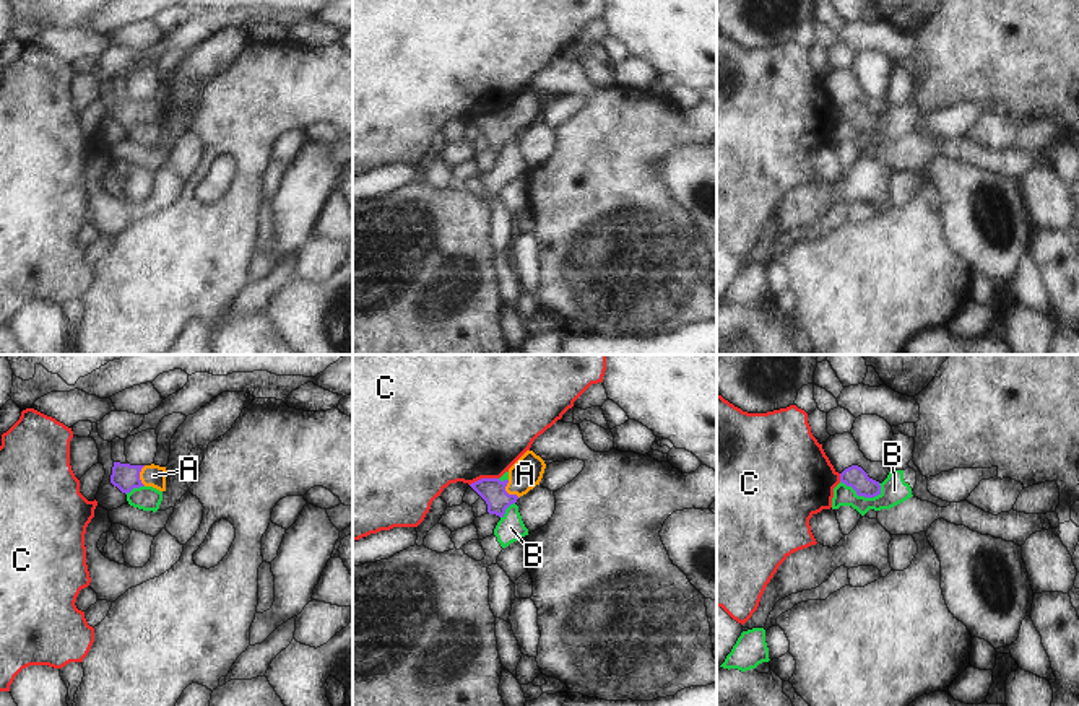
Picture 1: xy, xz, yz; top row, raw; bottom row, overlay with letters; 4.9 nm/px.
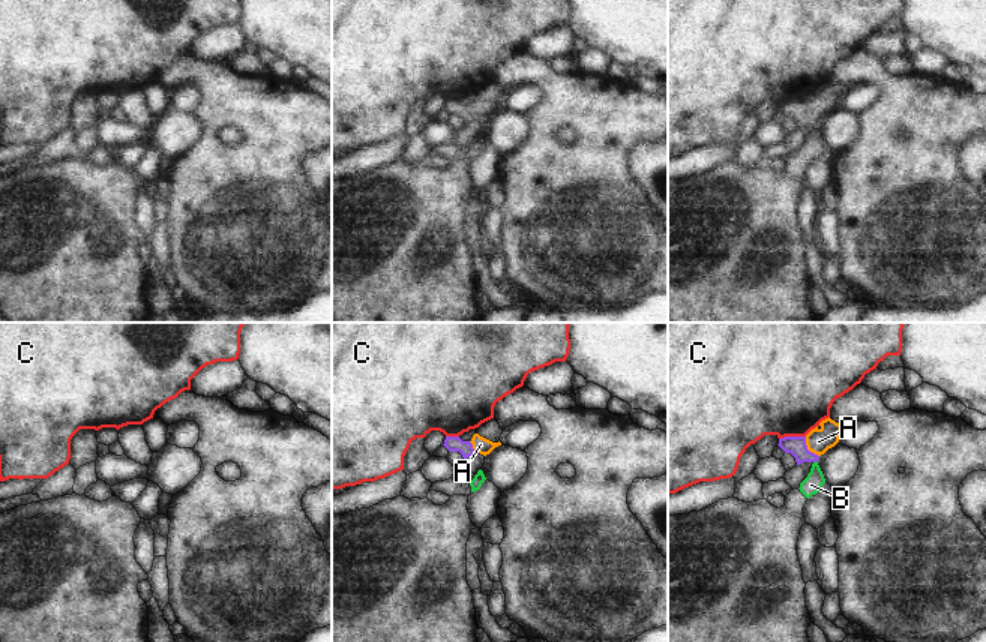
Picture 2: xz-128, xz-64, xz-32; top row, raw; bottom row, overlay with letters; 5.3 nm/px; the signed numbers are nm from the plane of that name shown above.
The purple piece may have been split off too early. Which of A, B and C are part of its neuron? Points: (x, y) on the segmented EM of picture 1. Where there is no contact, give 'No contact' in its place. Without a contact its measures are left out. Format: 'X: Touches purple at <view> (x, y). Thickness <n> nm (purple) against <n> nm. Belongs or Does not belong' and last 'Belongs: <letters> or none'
A: Touches purple at xz (506, 492). Thickness 120 nm (purple) against 160 nm. Belongs
B: Touches purple at yz (862, 495). Thickness 110 nm (purple) against 140 nm. Does not belong
C: Touches purple at xz (483, 479). Thickness 120 nm (purple) against 500 nm. Does not belong
Belongs: A

